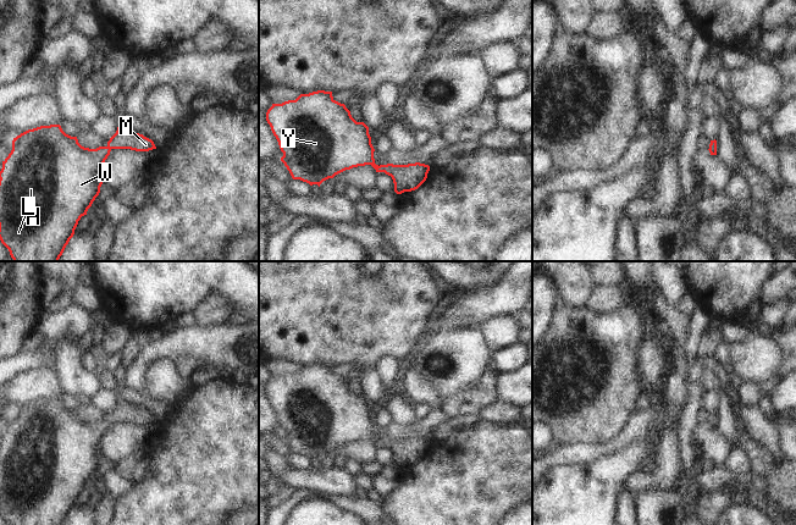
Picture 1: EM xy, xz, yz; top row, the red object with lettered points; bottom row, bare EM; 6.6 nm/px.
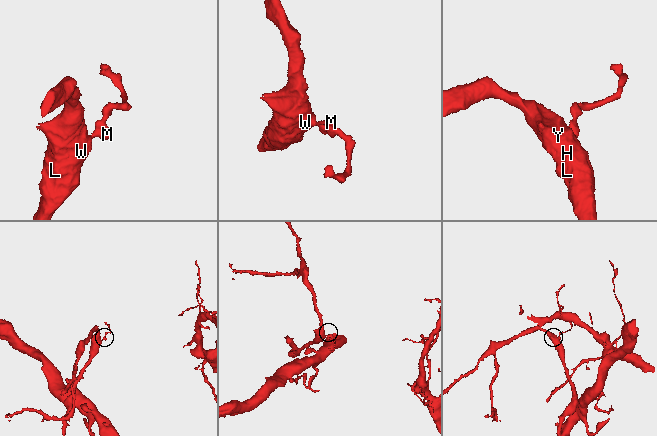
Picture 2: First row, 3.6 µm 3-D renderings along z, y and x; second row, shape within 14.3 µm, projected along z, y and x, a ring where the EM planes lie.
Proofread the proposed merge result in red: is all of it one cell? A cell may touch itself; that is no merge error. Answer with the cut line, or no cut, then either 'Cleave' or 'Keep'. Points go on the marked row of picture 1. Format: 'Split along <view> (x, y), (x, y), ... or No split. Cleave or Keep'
No split. Keep

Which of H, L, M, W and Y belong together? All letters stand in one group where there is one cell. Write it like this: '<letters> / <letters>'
H L M W Y

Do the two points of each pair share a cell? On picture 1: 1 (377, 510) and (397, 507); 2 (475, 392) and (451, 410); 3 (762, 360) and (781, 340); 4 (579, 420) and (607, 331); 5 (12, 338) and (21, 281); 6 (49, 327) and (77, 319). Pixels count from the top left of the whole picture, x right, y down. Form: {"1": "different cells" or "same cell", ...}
{"1": "different cells", "2": "same cell", "3": "different cells", "4": "same cell", "5": "same cell", "6": "same cell"}

